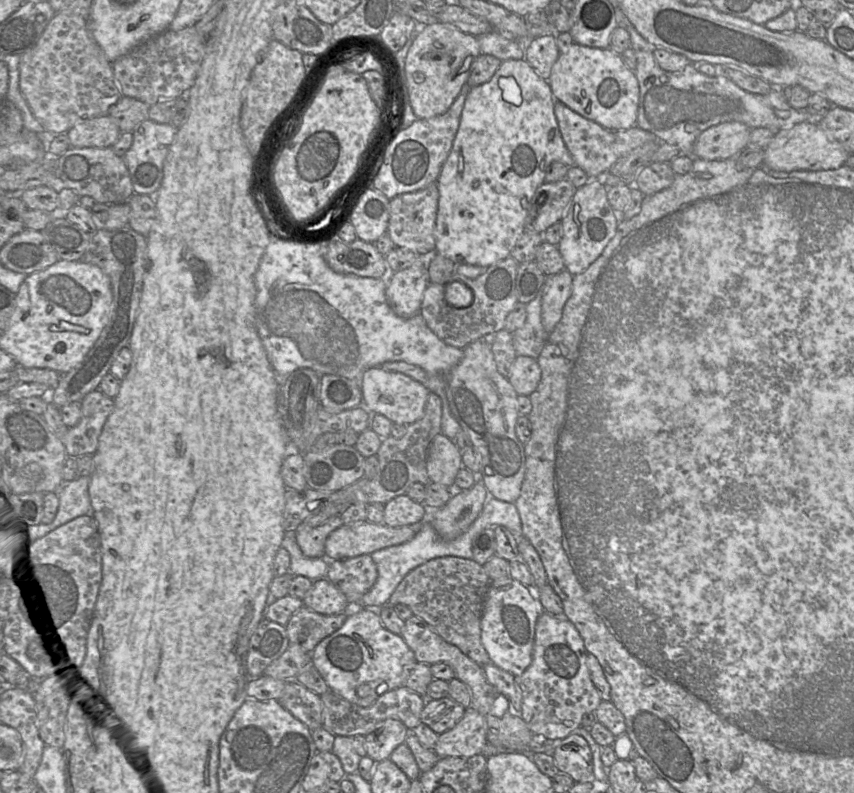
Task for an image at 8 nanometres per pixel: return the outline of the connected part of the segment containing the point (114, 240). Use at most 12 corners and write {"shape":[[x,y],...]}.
{"shape":[[97,230],[80,261],[109,277],[108,324],[46,396],[59,410],[97,390],[128,347],[148,270],[147,238]]}

